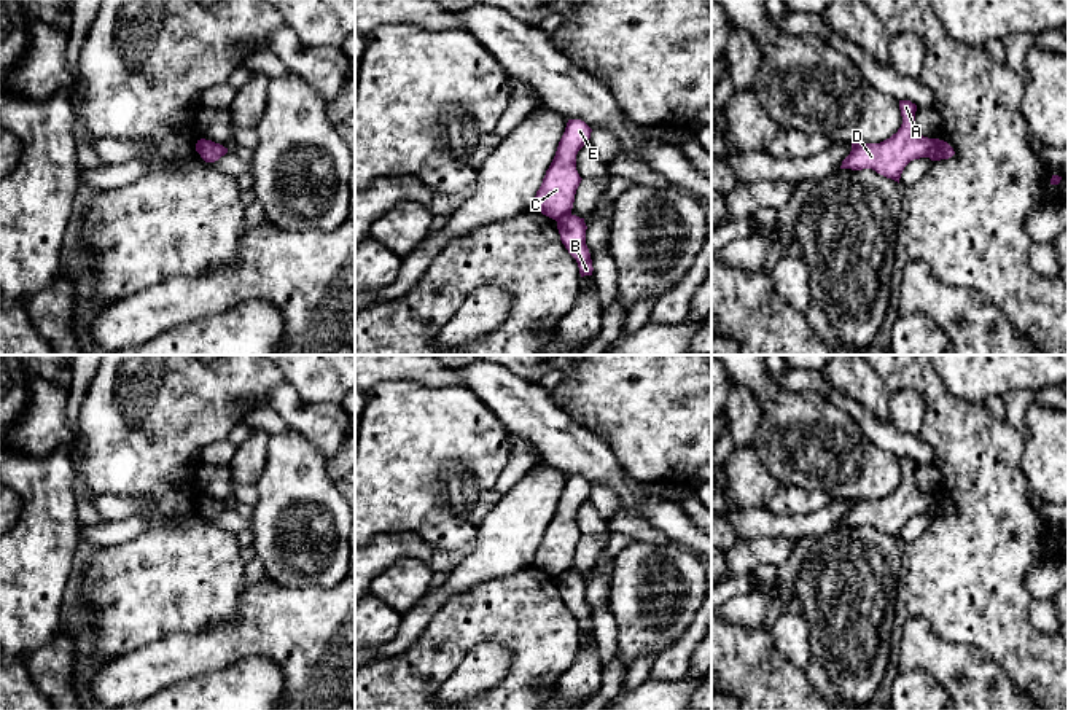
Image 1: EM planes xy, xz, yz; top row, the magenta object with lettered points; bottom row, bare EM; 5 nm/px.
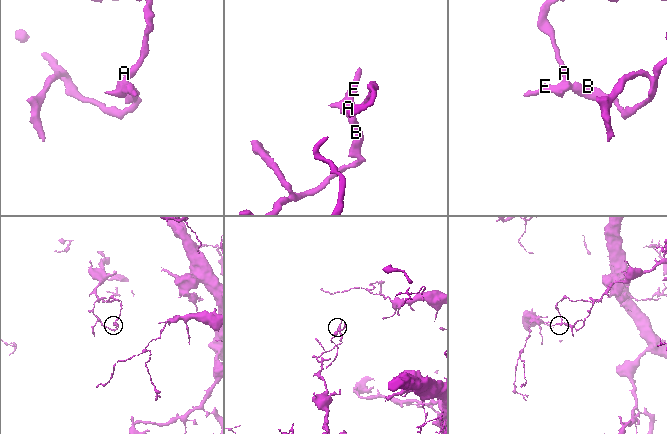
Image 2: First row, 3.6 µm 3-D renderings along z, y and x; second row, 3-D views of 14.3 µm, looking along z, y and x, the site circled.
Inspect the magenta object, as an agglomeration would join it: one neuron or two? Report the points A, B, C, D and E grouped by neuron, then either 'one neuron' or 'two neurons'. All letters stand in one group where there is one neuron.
groups A C D E / B; two neurons

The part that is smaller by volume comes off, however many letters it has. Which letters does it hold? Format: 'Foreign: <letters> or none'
Foreign: A, C, D, E

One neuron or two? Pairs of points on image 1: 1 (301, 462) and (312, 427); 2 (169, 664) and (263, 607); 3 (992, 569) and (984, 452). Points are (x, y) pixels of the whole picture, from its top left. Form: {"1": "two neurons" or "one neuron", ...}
{"1": "two neurons", "2": "one neuron", "3": "one neuron"}

